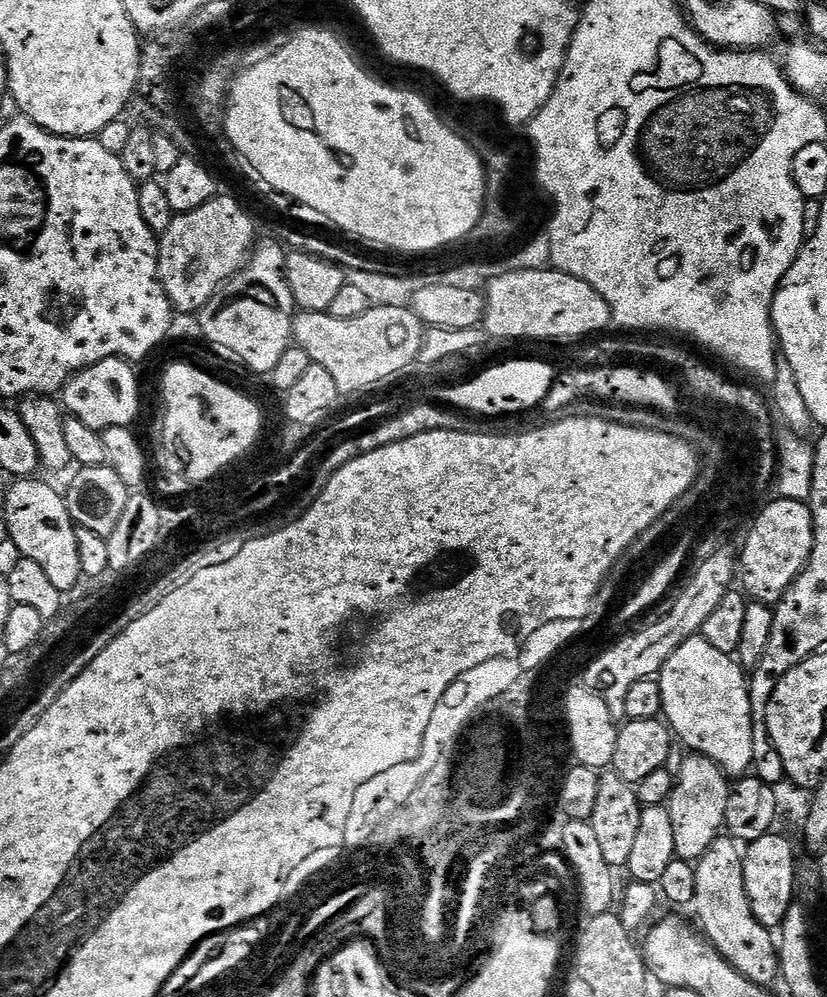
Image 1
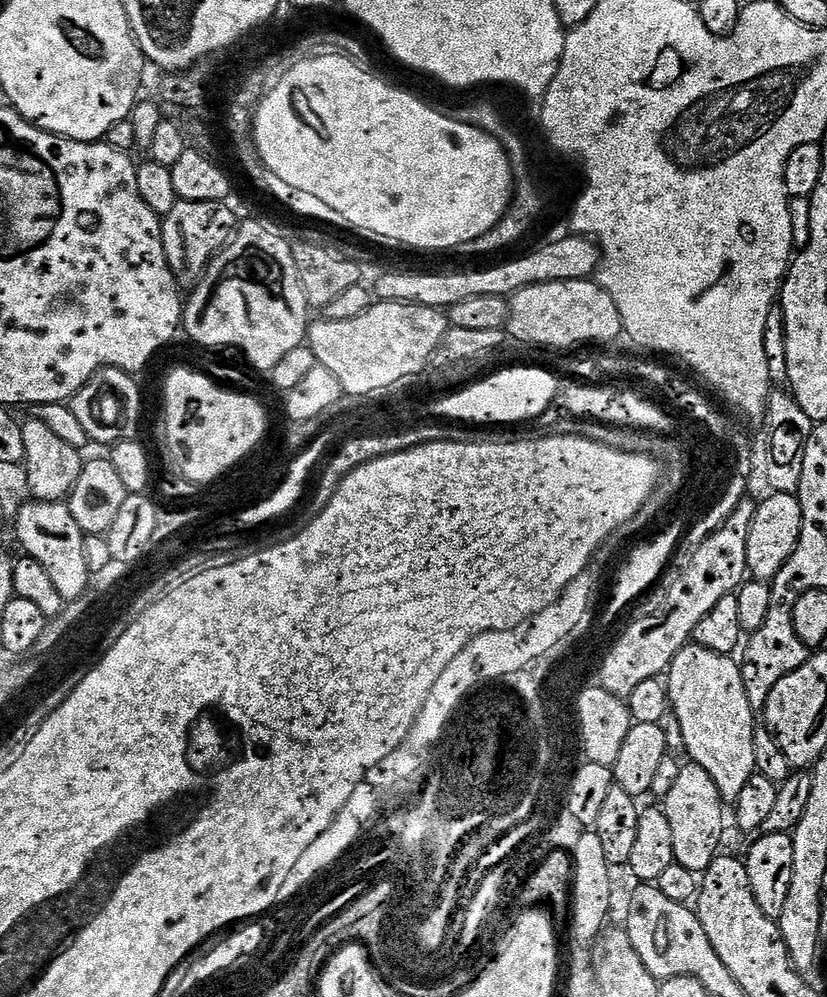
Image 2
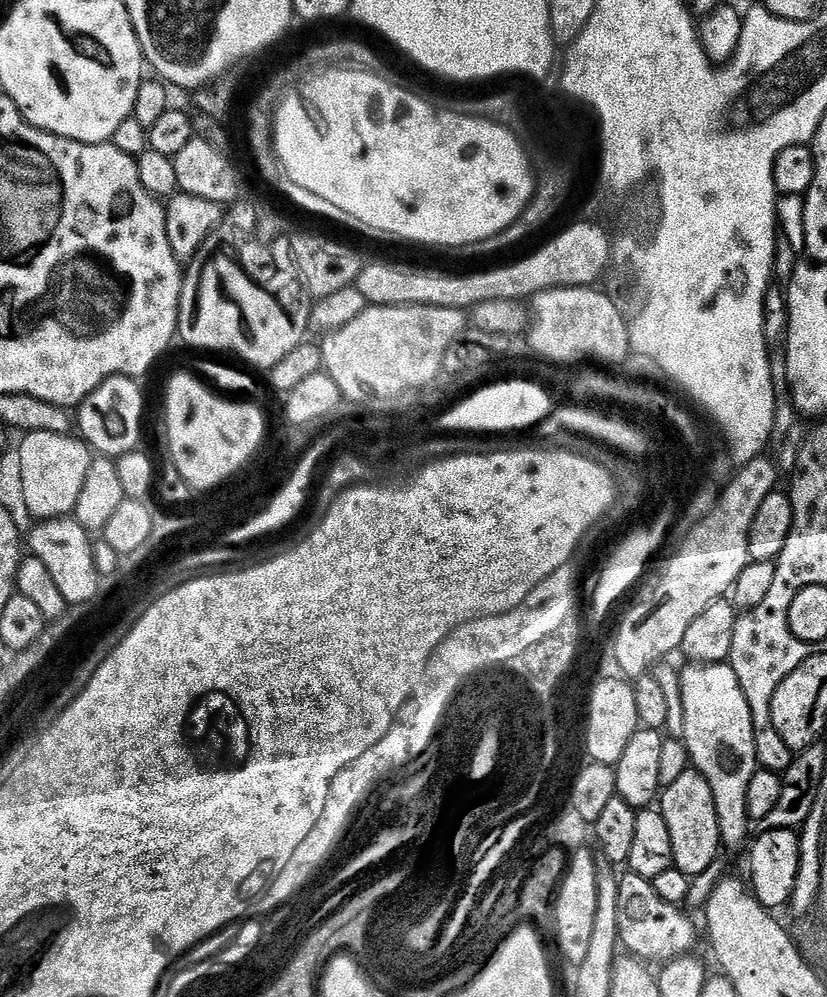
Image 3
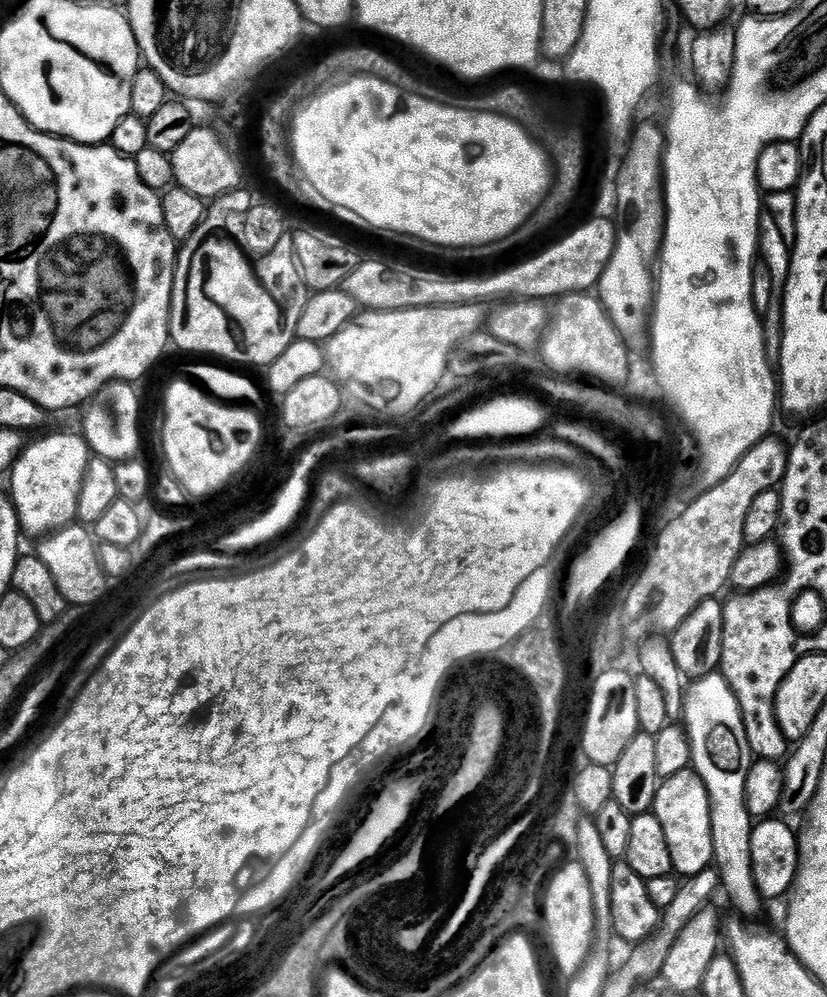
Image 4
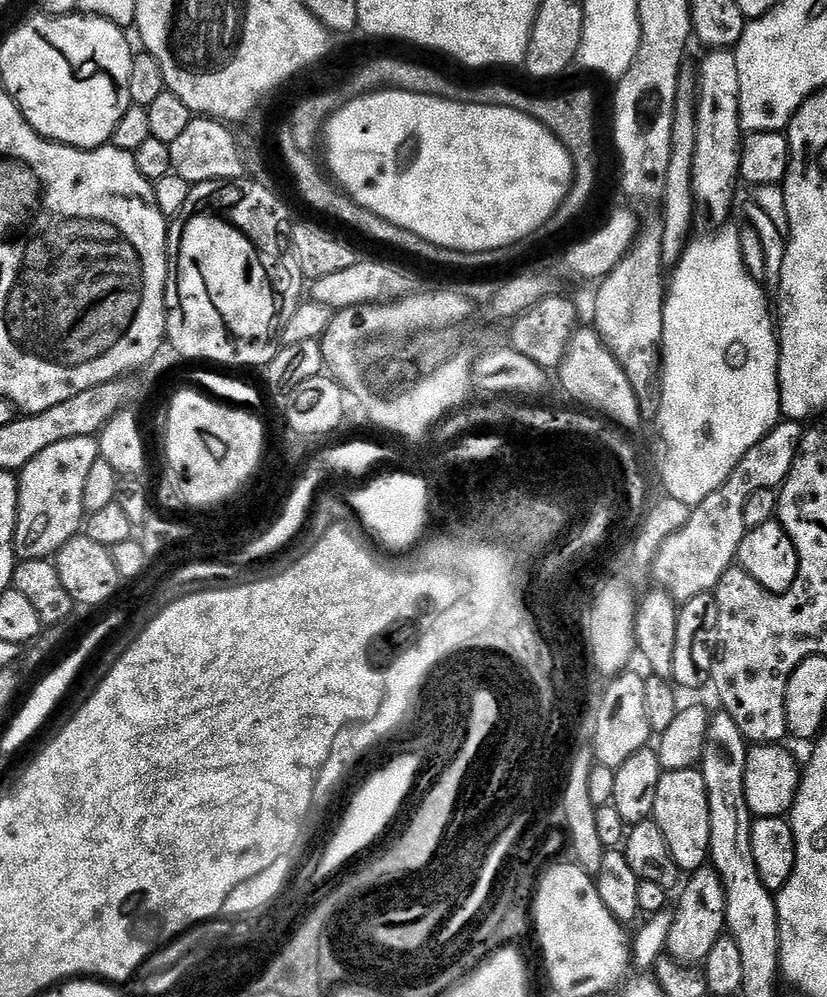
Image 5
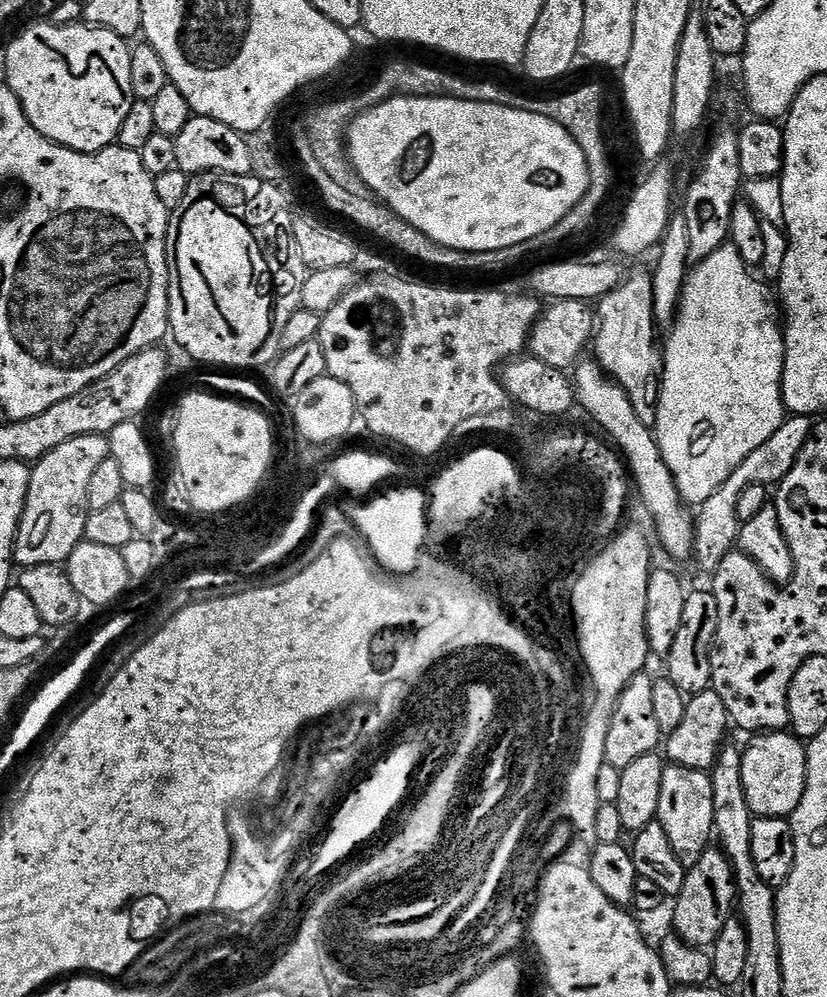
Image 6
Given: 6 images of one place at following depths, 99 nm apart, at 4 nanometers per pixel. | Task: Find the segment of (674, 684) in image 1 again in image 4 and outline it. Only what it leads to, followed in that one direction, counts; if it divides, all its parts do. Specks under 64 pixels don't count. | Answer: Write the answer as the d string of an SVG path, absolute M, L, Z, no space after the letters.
M719 671L701 676L687 689L682 720L692 743L691 767L704 779L712 807L712 837L714 838L714 868L719 872L719 887L728 900L744 916L760 912L762 897L754 882L750 862L750 838L754 818L748 812L746 778L750 774L754 757L750 742L746 742L746 726L734 698L734 690Z

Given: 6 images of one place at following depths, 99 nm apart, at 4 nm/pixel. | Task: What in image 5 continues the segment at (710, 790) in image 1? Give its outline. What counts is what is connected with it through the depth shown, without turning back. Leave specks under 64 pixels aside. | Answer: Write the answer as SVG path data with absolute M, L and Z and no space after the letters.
M699 767L665 772L661 776L651 819L662 830L666 846L670 846L670 854L674 854L674 862L678 862L681 873L697 872L709 863L710 802L704 774Z

